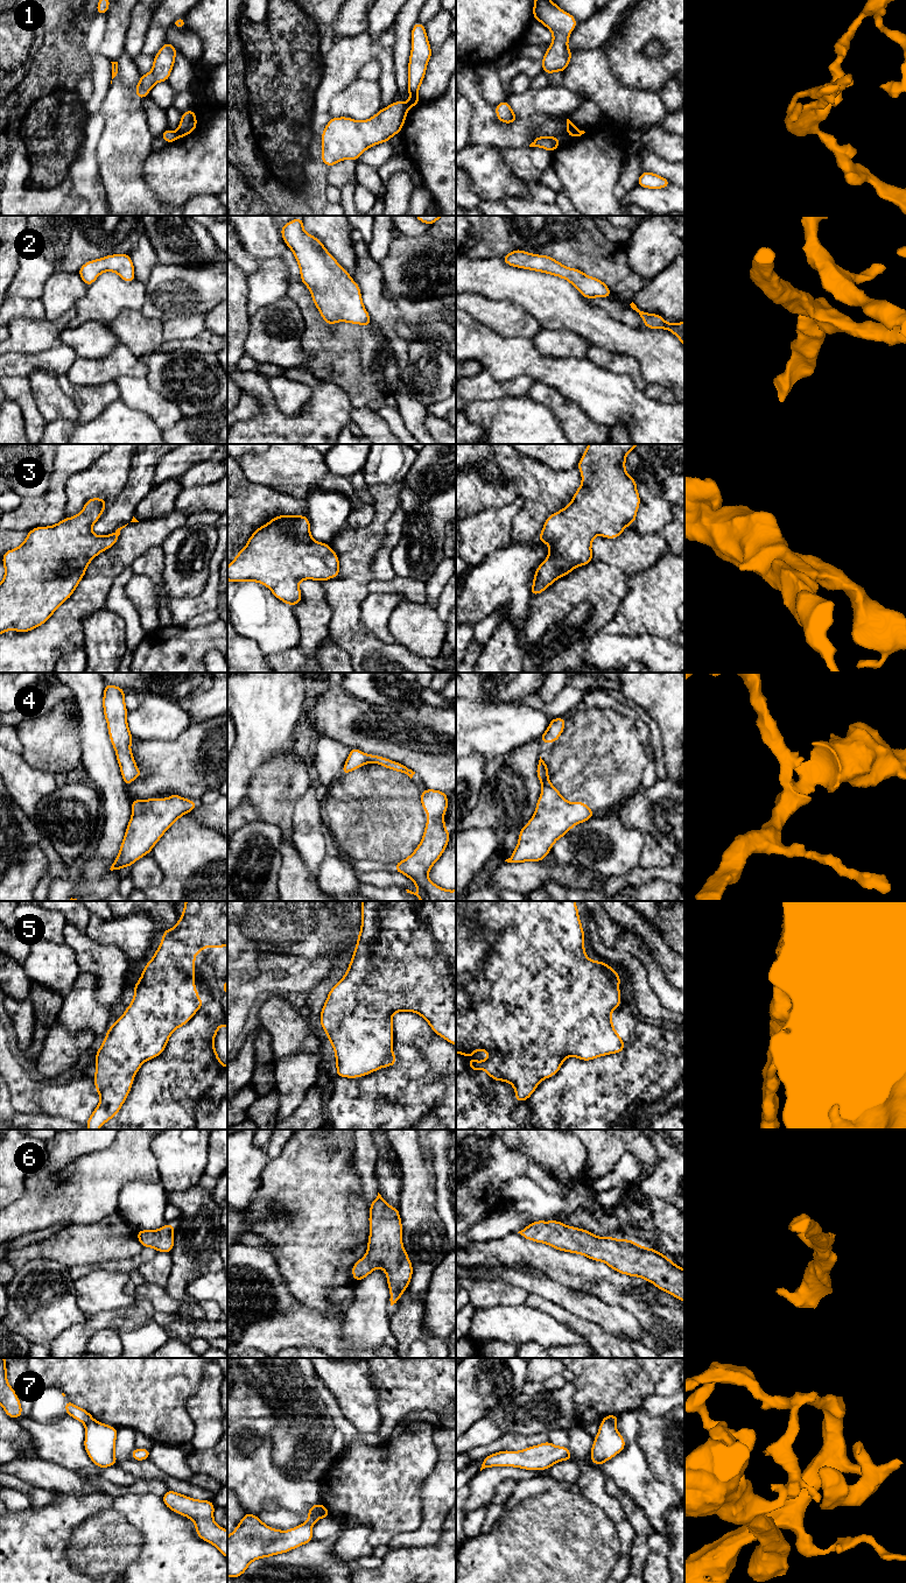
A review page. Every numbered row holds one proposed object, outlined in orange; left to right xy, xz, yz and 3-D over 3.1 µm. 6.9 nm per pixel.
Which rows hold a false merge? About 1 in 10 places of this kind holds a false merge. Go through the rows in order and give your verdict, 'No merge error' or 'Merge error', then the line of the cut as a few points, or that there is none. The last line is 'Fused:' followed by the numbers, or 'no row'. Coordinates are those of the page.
1: Merge error. Split along xz (406, 103), (408, 107)
2: No merge error. No split
3: No merge error. No split
4: No merge error. No split
5: No merge error. No split
6: No merge error. No split
7: Merge error. Split along xz (317, 1504), (321, 1517)
Fused: 1, 7

